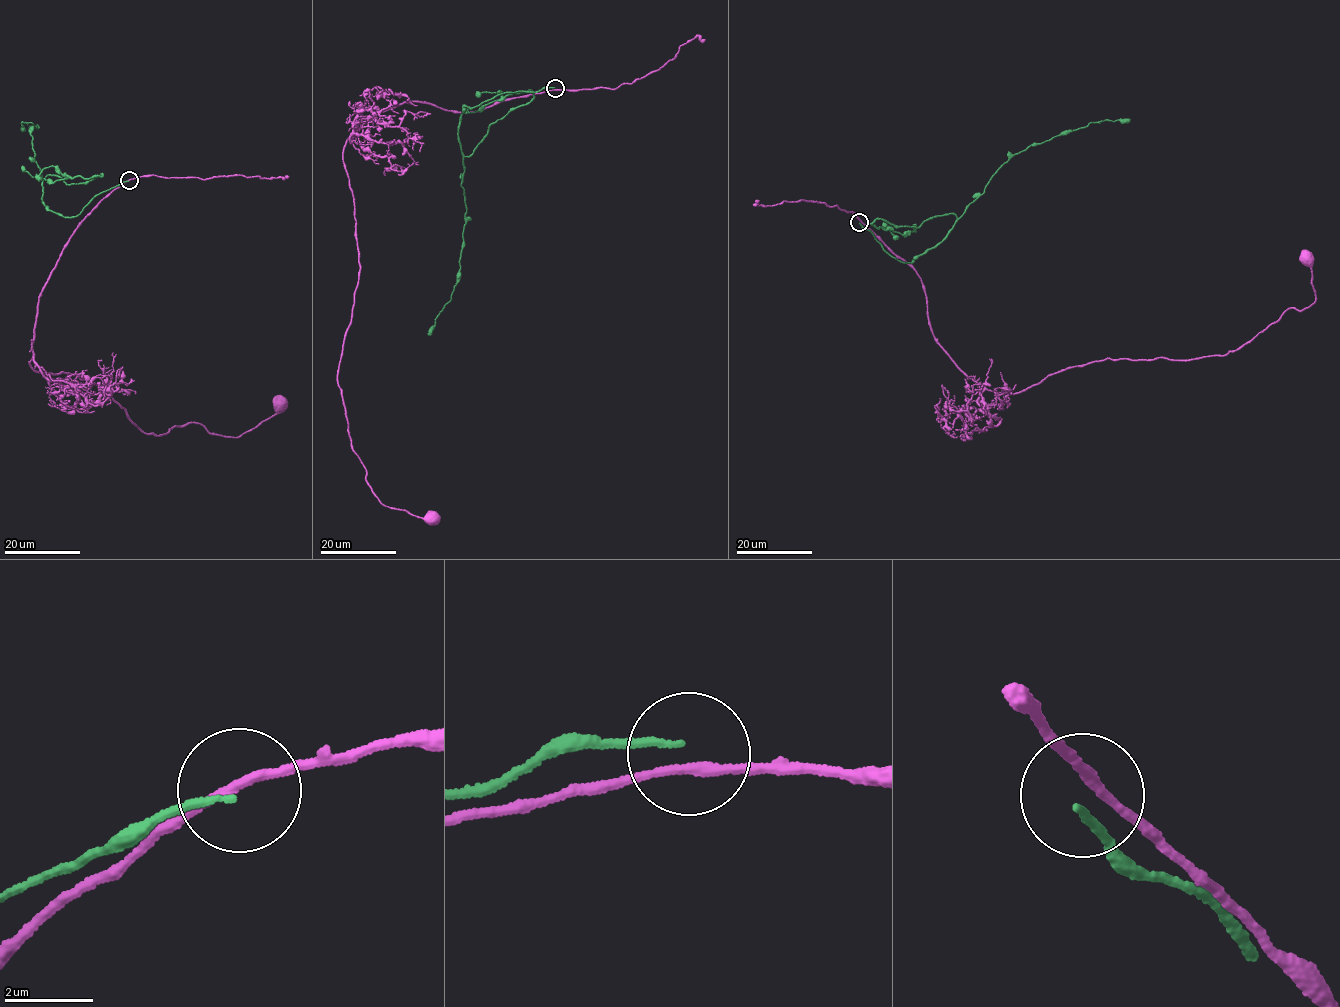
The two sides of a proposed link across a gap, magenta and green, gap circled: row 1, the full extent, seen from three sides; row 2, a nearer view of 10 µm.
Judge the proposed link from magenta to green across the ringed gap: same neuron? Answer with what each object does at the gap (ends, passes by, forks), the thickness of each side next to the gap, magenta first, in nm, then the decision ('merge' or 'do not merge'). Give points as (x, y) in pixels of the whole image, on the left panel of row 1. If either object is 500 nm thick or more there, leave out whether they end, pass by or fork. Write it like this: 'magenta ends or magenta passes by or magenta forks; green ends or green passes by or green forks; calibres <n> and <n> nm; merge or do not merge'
magenta passes by; green ends; calibres 200 and 140 nm; do not merge

